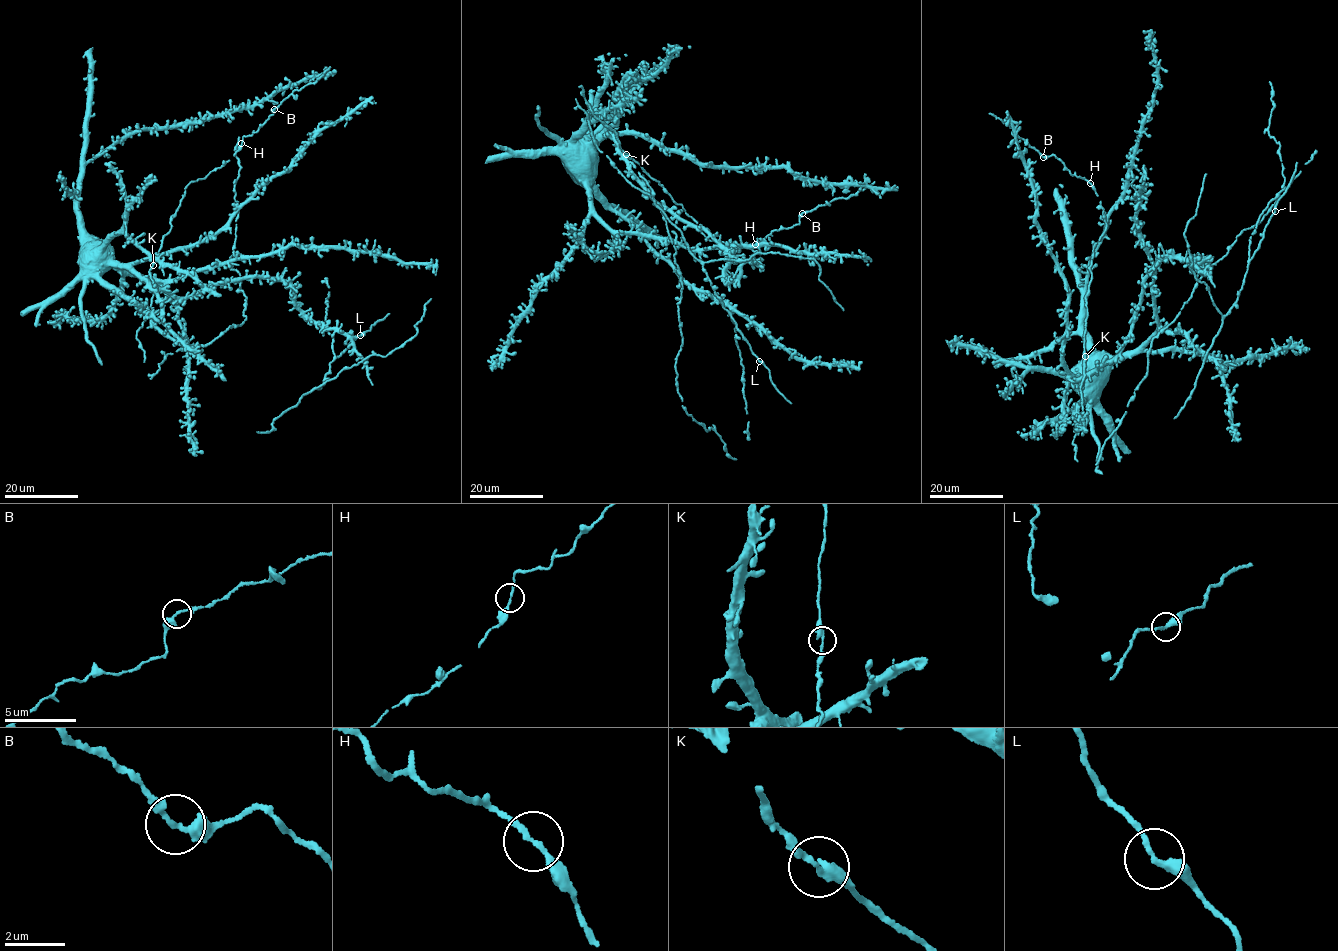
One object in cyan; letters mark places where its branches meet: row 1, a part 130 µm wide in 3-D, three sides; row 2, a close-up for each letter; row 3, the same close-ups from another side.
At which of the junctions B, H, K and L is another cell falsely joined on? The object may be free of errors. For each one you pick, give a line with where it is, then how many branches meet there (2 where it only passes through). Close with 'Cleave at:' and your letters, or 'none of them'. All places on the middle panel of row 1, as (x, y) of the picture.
Cleave at: none of them

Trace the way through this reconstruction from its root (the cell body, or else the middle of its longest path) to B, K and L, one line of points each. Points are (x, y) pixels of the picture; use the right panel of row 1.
B: (1079, 377), (1079, 389), (1070, 380), (1084, 375), (1085, 297), (1106, 225), (1094, 187), (1043, 156)
K: (1079, 377), (1079, 389), (1076, 379), (1070, 380), (1084, 375), (1085, 356)
L: (1079, 377), (1079, 389), (1072, 378), (1116, 359), (1164, 258), (1204, 259), (1188, 264), (1227, 314), (1274, 211)

